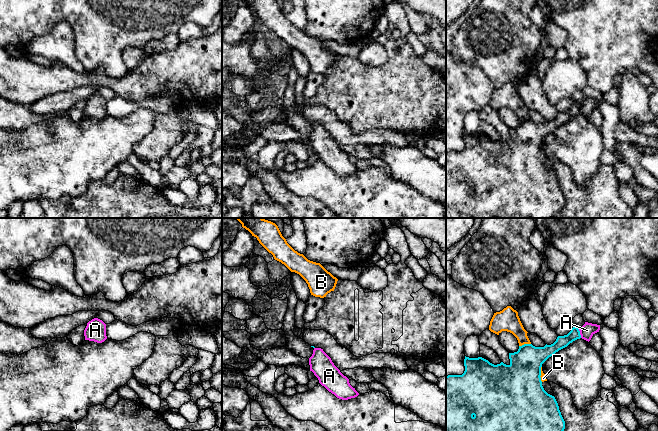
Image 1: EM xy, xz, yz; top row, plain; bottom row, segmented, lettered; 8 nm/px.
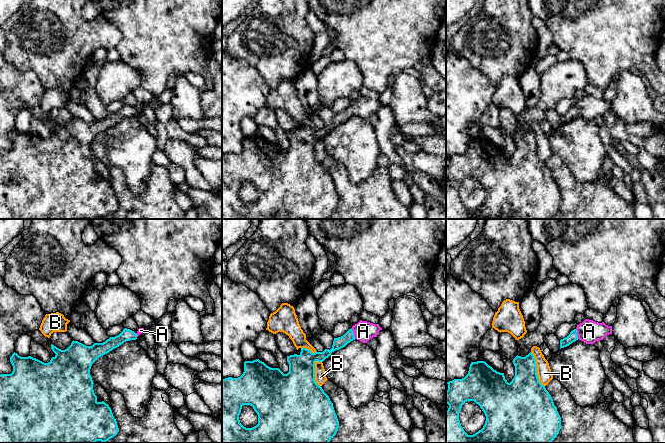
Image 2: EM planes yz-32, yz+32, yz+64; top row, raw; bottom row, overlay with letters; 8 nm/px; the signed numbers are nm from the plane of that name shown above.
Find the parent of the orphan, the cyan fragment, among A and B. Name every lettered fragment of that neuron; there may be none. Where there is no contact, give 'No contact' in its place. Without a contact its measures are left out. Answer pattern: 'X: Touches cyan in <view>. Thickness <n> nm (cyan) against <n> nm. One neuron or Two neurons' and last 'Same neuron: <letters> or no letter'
A: Touches cyan in yz. Thickness 100 nm (cyan) against 110 nm. One neuron
B: Touches cyan in yz. Thickness 280 nm (cyan) against 180 nm. Two neurons
Same neuron: A

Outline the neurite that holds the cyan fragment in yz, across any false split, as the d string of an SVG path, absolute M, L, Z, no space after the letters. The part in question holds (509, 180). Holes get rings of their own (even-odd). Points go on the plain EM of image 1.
M585 98L582 103L574 102L567 111L558 112L551 121L535 123L524 120L517 128L509 129L509 141L503 138L494 141L482 133L465 132L464 149L446 152L446 218L553 218L564 207L565 197L555 173L542 162L542 140L577 115L589 118L599 106L600 101Z

